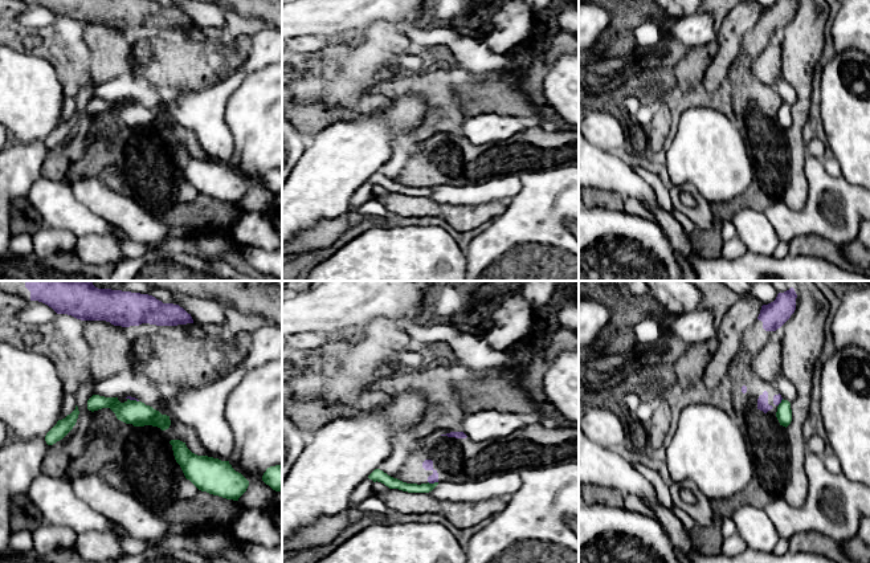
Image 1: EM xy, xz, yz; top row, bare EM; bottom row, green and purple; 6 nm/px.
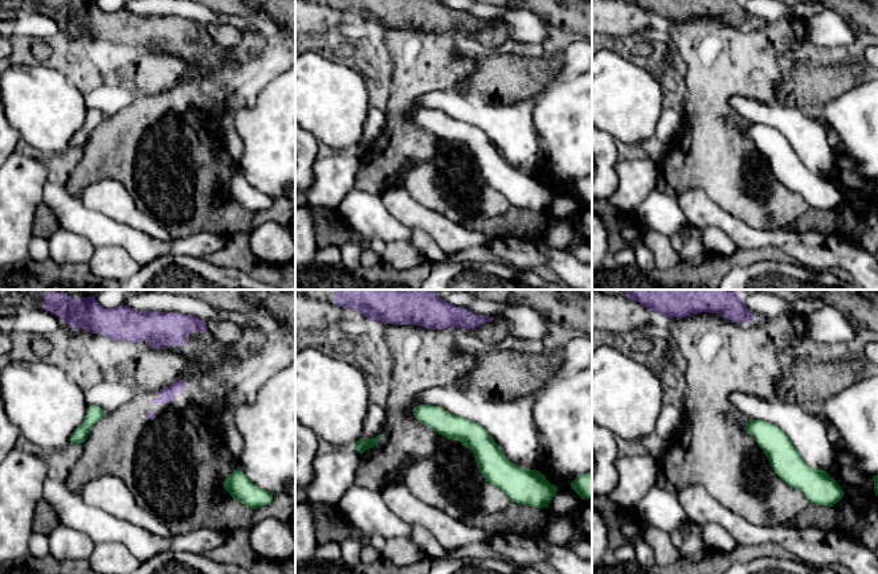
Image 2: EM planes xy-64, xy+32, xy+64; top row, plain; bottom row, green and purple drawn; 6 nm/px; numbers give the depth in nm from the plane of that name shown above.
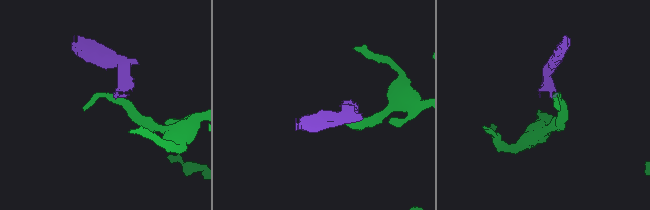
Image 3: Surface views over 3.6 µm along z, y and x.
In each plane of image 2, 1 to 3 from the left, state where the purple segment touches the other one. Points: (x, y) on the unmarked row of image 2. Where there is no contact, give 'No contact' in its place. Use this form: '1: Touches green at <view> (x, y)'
1: No contact
2: No contact
3: No contact

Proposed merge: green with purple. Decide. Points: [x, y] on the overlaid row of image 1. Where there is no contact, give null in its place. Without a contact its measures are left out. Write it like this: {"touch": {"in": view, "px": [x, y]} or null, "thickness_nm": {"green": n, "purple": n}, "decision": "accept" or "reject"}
{"touch": {"in": "xz", "px": [434, 482]}, "thickness_nm": {"green": 60, "purple": 60}, "decision": "reject"}

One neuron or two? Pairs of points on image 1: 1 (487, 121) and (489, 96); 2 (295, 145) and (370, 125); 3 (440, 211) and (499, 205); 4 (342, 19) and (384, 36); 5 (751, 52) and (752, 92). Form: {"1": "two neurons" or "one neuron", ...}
{"1": "two neurons", "2": "two neurons", "3": "one neuron", "4": "two neurons", "5": "one neuron"}

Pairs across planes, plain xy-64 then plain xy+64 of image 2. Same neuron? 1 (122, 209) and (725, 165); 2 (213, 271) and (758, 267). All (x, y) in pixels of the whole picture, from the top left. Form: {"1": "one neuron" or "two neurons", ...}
{"1": "two neurons", "2": "one neuron"}

